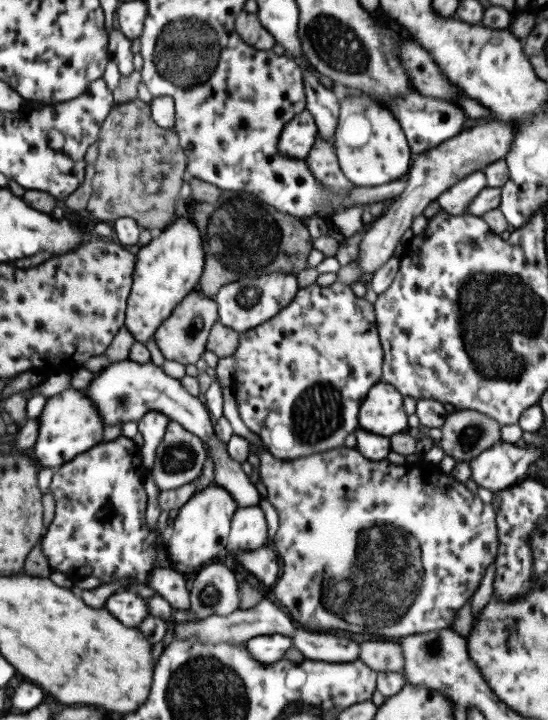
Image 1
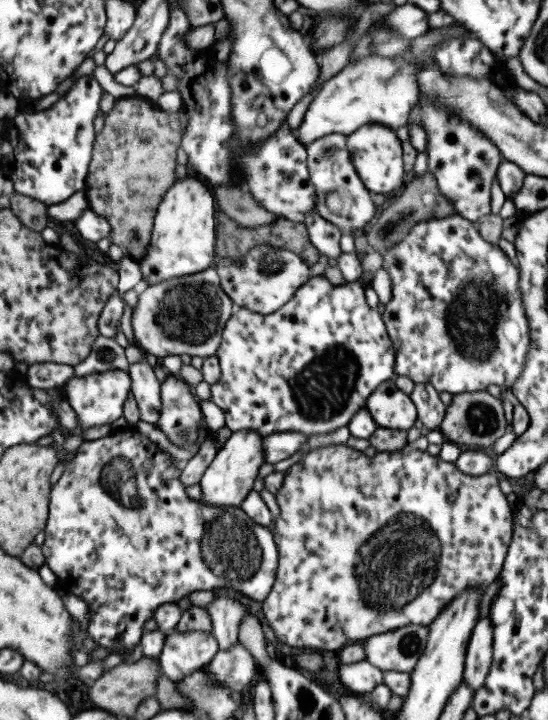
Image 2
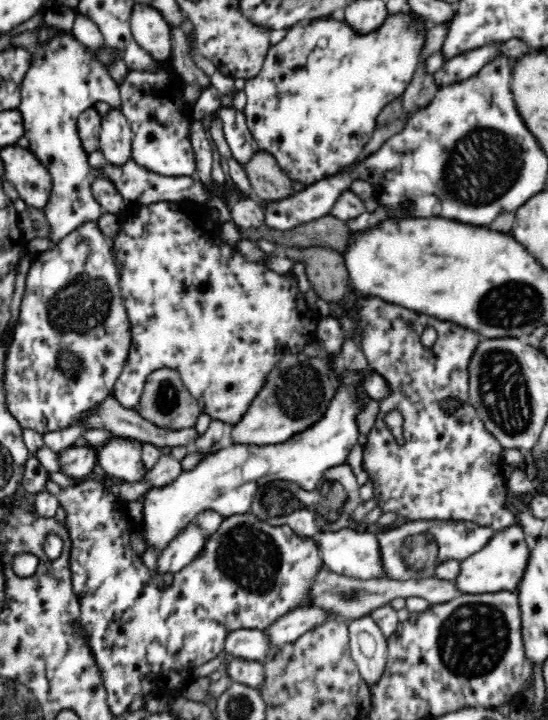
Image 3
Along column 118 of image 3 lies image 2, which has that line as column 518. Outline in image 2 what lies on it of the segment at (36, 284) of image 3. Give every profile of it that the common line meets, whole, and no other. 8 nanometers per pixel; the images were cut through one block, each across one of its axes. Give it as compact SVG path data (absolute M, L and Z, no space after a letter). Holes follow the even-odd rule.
M452 214L443 218L432 217L414 224L397 244L388 248L381 256L382 269L387 271L390 278L391 298L385 304L380 317L392 342L392 347L395 349L394 375L407 376L414 384L429 383L437 392L448 392L452 395L462 392L485 391L489 384L496 384L506 391L510 390L510 386L522 372L528 351L529 337L527 319L523 314L521 298L519 298L519 290L517 290L518 268L511 264L511 260L507 259L499 247L483 240L477 232L475 223L471 223L457 214Z

